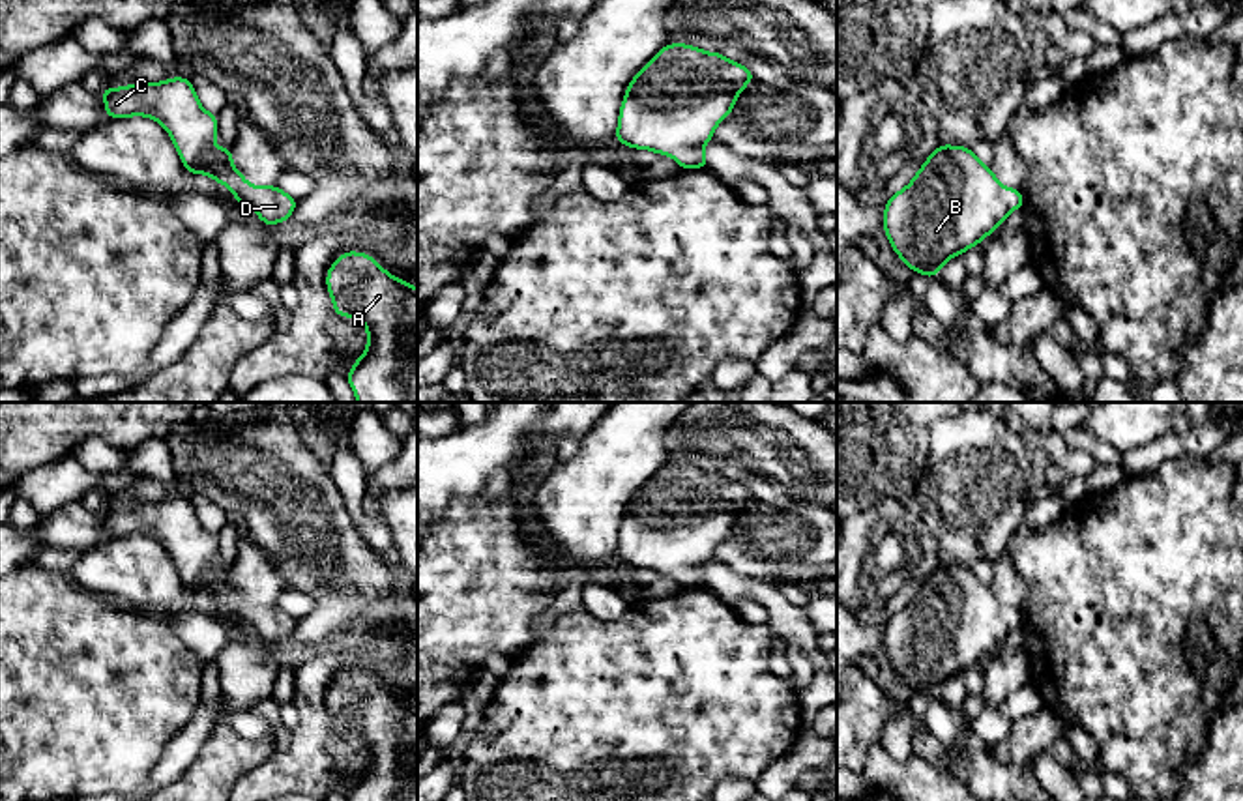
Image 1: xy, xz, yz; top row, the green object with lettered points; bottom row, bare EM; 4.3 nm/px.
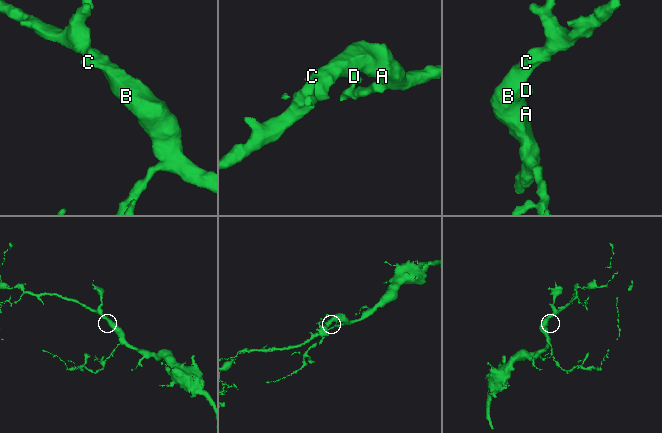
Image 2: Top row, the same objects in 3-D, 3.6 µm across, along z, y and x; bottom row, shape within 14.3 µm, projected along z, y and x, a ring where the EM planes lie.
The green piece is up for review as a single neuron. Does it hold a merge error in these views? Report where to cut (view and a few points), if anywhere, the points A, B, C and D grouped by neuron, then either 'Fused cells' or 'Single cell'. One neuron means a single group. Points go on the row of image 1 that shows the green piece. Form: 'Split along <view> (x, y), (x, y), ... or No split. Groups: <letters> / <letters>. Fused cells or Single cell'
No split. Groups: A B C D. Single cell

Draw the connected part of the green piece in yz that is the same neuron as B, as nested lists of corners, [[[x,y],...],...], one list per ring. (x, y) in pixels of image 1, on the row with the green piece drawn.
[[[940,144],[914,180],[885,200],[884,232],[912,271],[932,279],[949,258],[983,243],[1013,210],[1022,206],[1024,195],[1003,187],[992,167],[985,167],[972,148]]]

